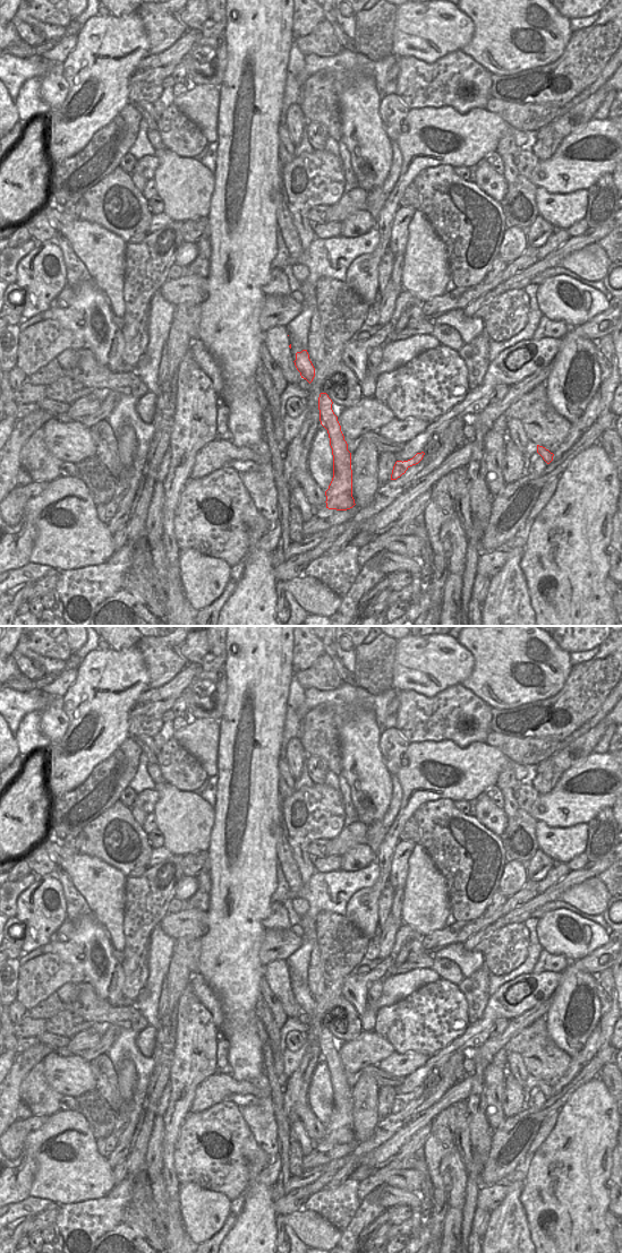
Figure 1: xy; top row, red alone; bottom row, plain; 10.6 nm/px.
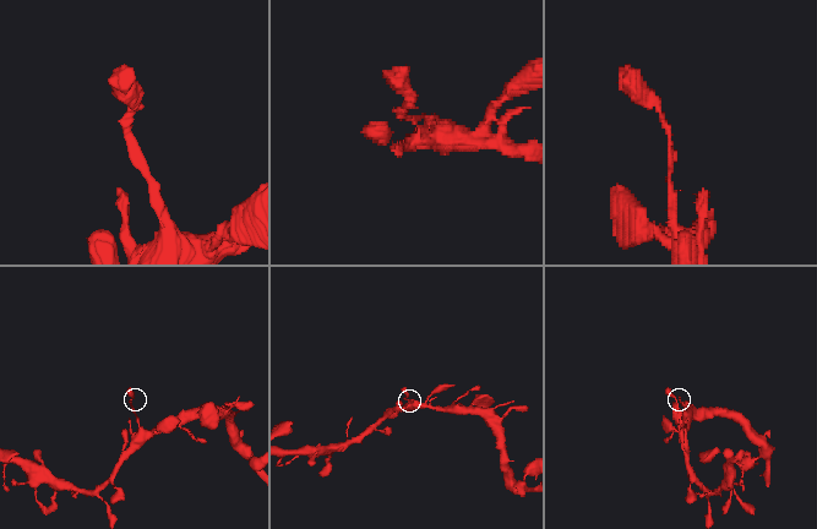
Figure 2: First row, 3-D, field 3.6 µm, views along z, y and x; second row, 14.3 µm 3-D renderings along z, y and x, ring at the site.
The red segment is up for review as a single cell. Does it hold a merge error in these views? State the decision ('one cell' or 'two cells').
one cell

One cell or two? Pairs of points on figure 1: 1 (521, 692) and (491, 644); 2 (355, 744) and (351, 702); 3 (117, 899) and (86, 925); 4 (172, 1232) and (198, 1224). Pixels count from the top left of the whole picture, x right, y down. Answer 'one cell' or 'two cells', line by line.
1: one cell
2: two cells
3: two cells
4: two cells

